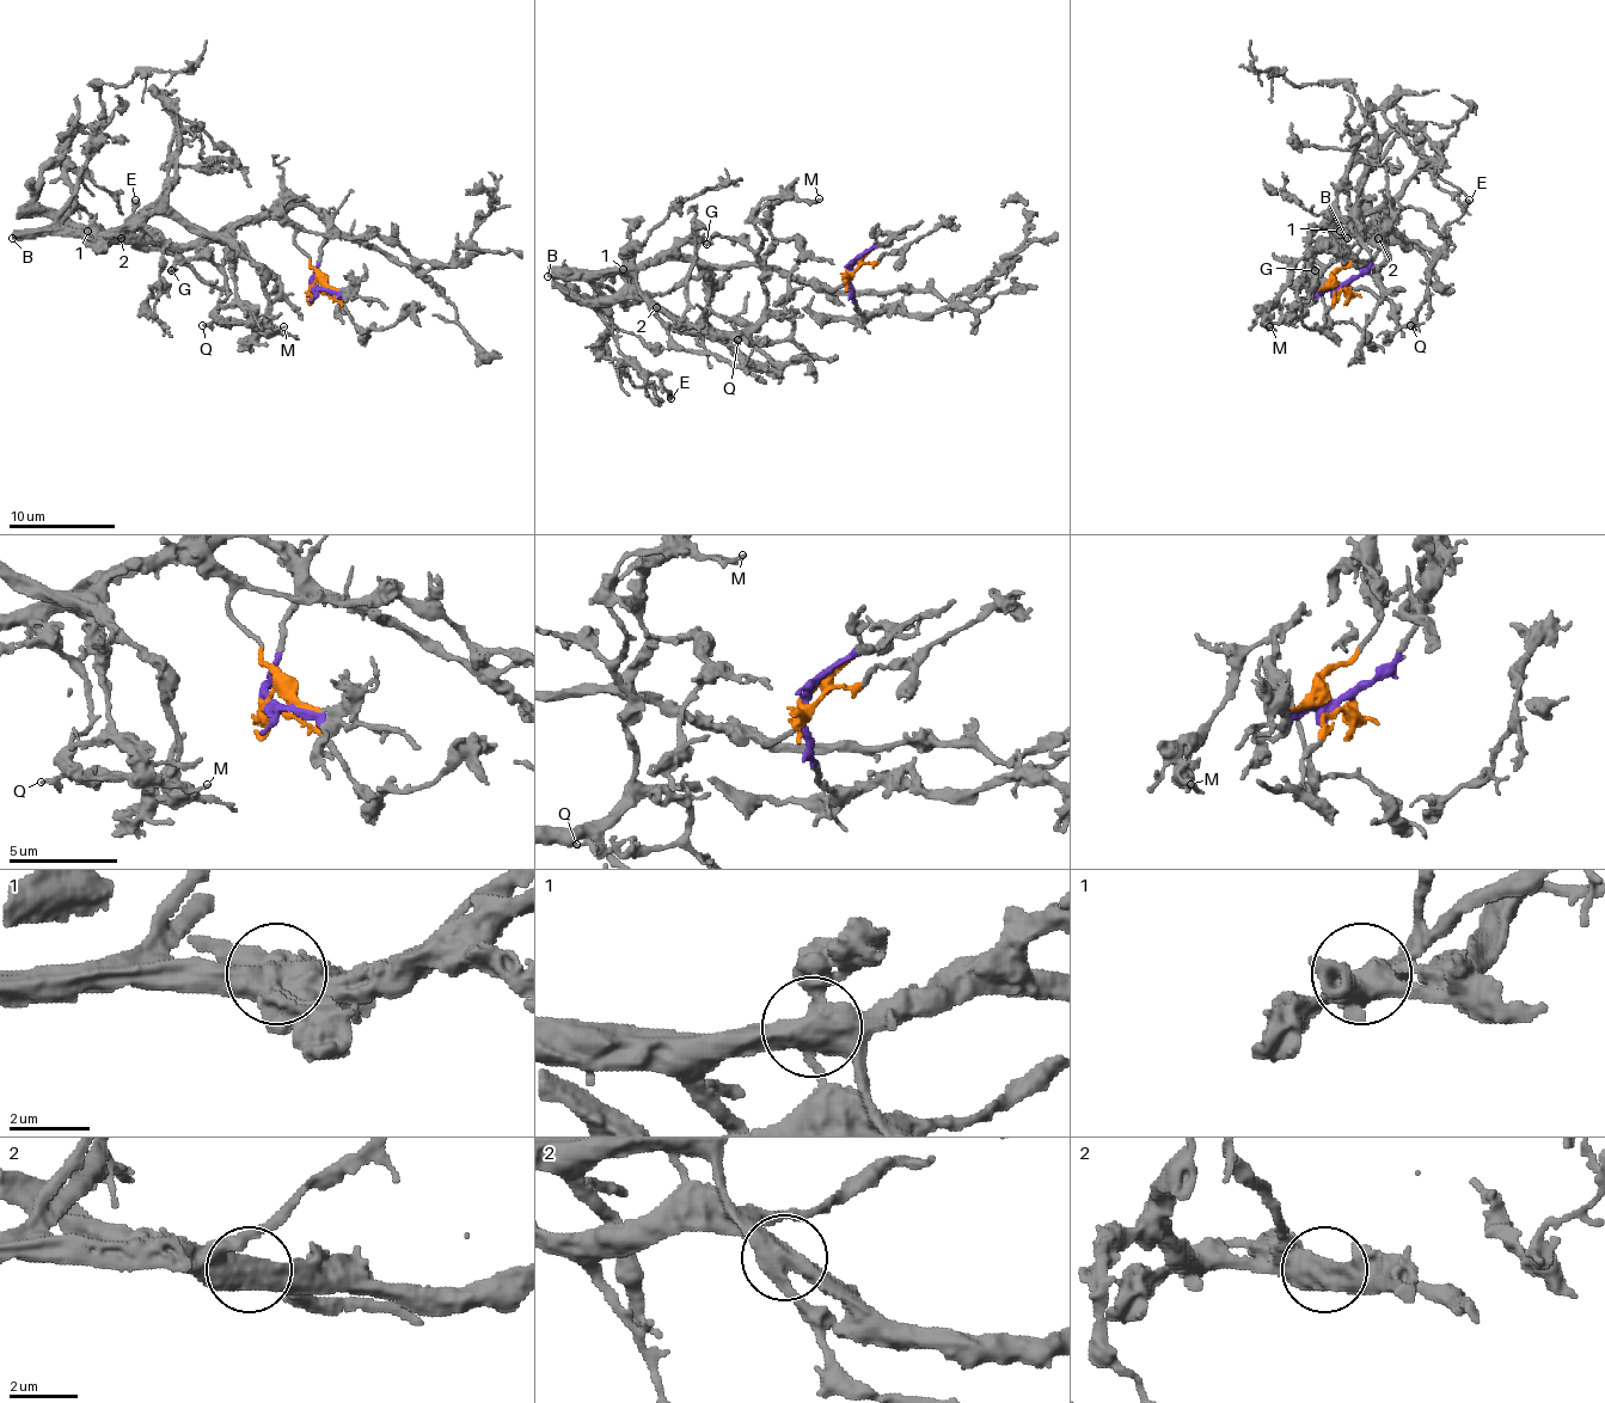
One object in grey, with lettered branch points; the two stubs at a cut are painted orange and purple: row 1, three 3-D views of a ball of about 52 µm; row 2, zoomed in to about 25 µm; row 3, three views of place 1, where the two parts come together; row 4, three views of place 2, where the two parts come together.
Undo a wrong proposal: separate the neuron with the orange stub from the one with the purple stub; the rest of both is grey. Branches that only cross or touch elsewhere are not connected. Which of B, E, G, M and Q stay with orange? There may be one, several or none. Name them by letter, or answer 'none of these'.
B

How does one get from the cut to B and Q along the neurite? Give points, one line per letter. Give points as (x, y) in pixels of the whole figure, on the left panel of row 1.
B: (311, 287), (311, 257), (295, 231), (271, 218), (194, 233), (148, 215), (106, 231), (13, 239)
Q: (313, 287), (326, 222), (311, 207), (279, 204), (215, 239), (279, 298), (258, 324), (202, 324)

